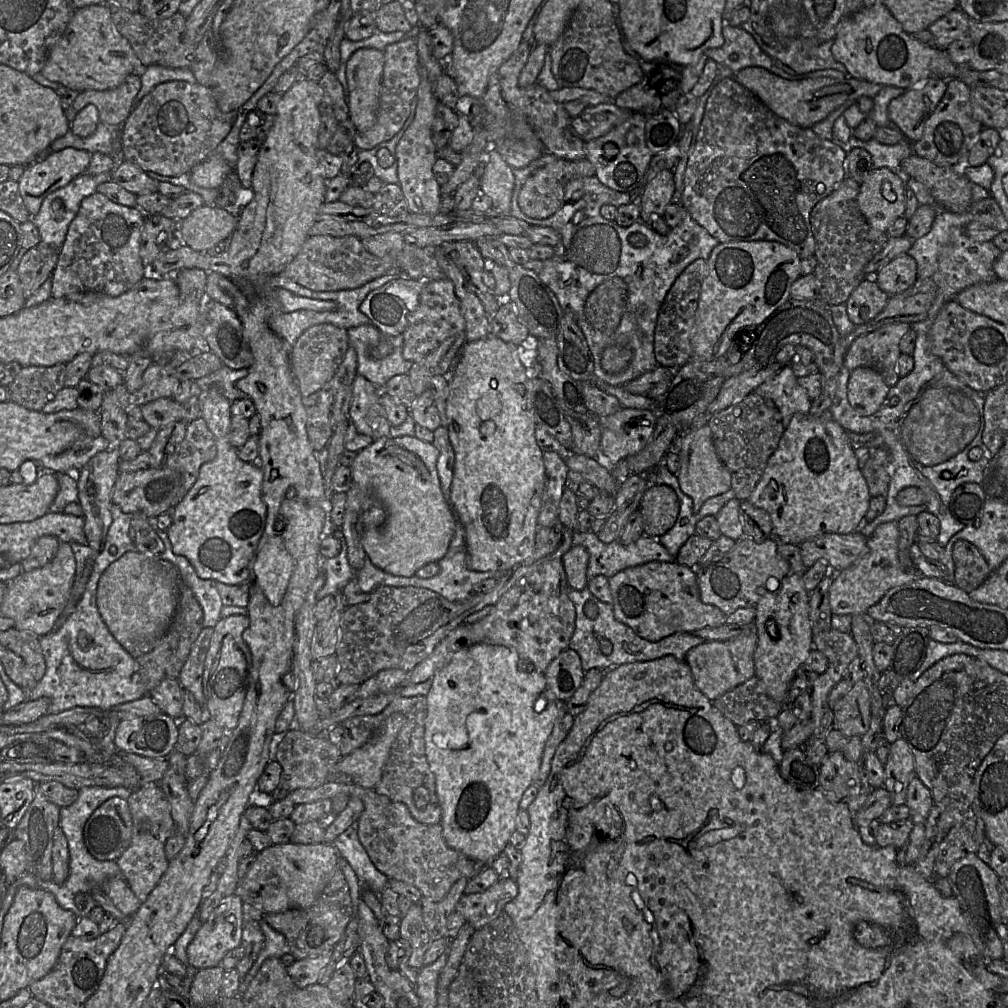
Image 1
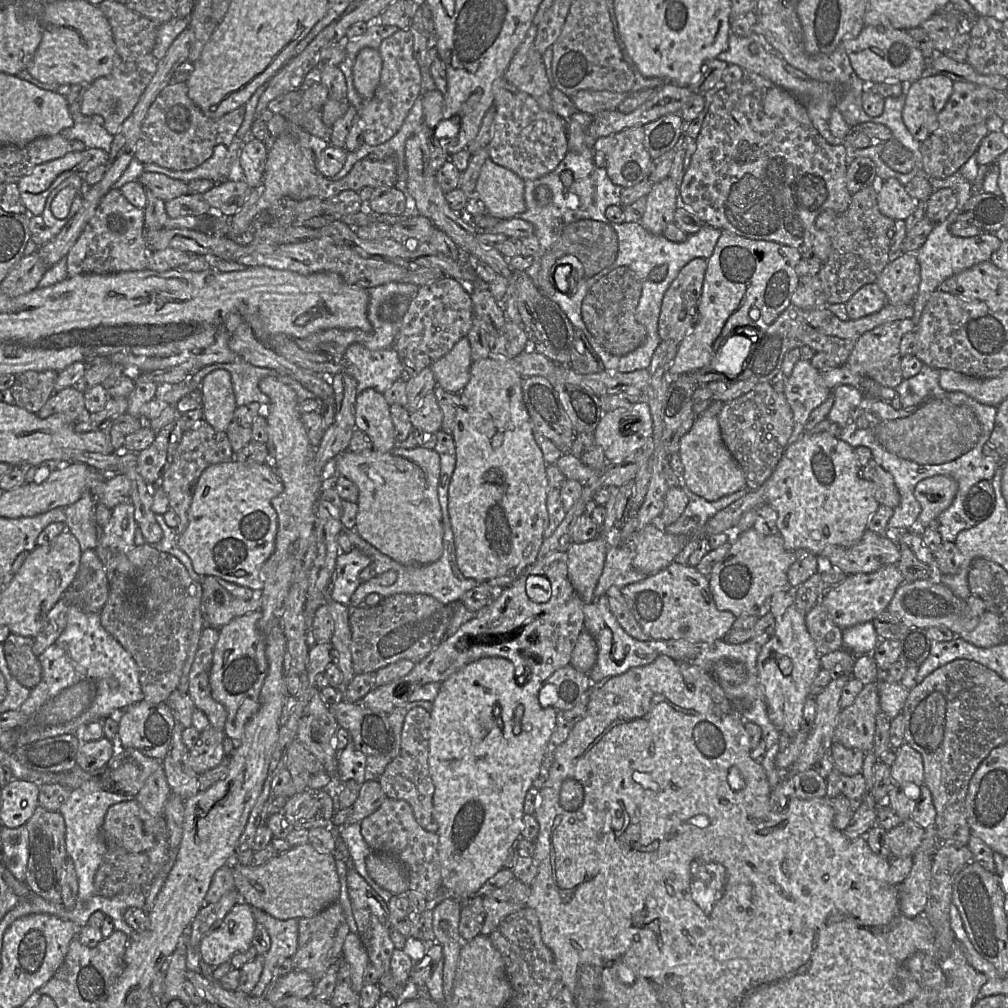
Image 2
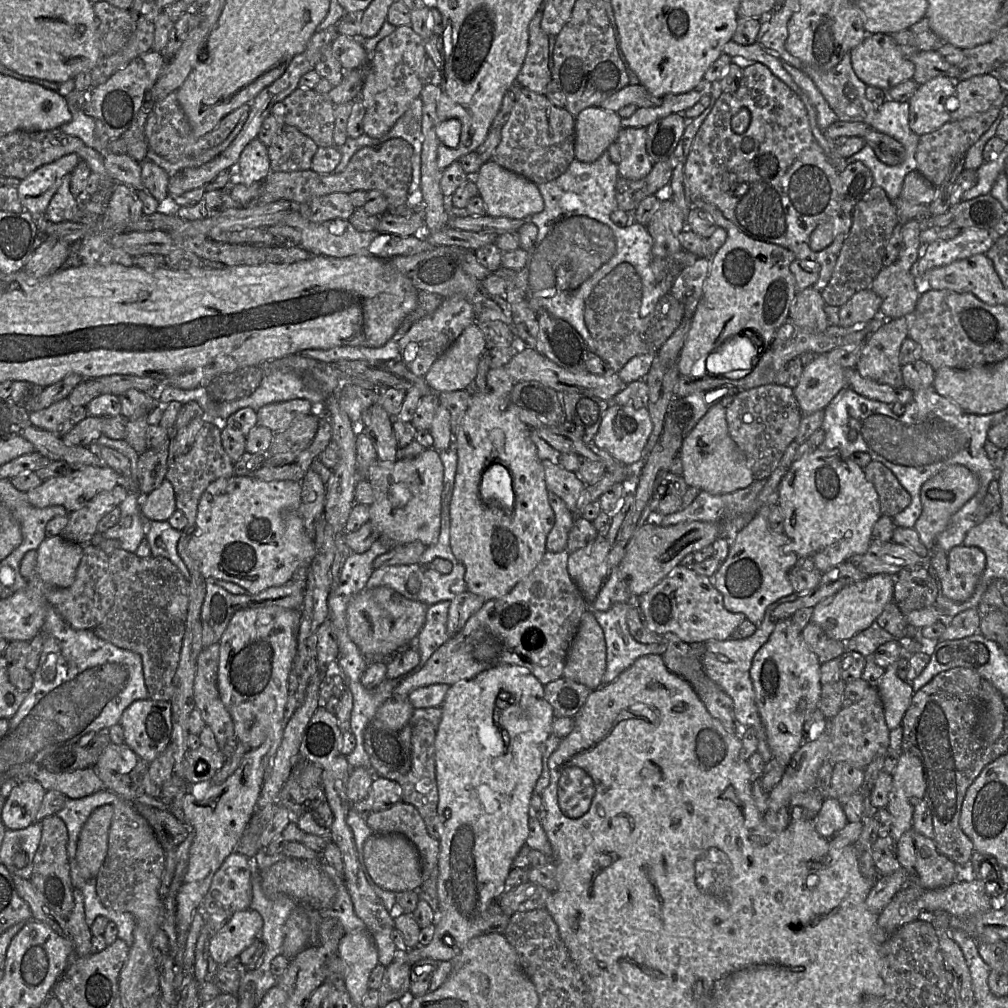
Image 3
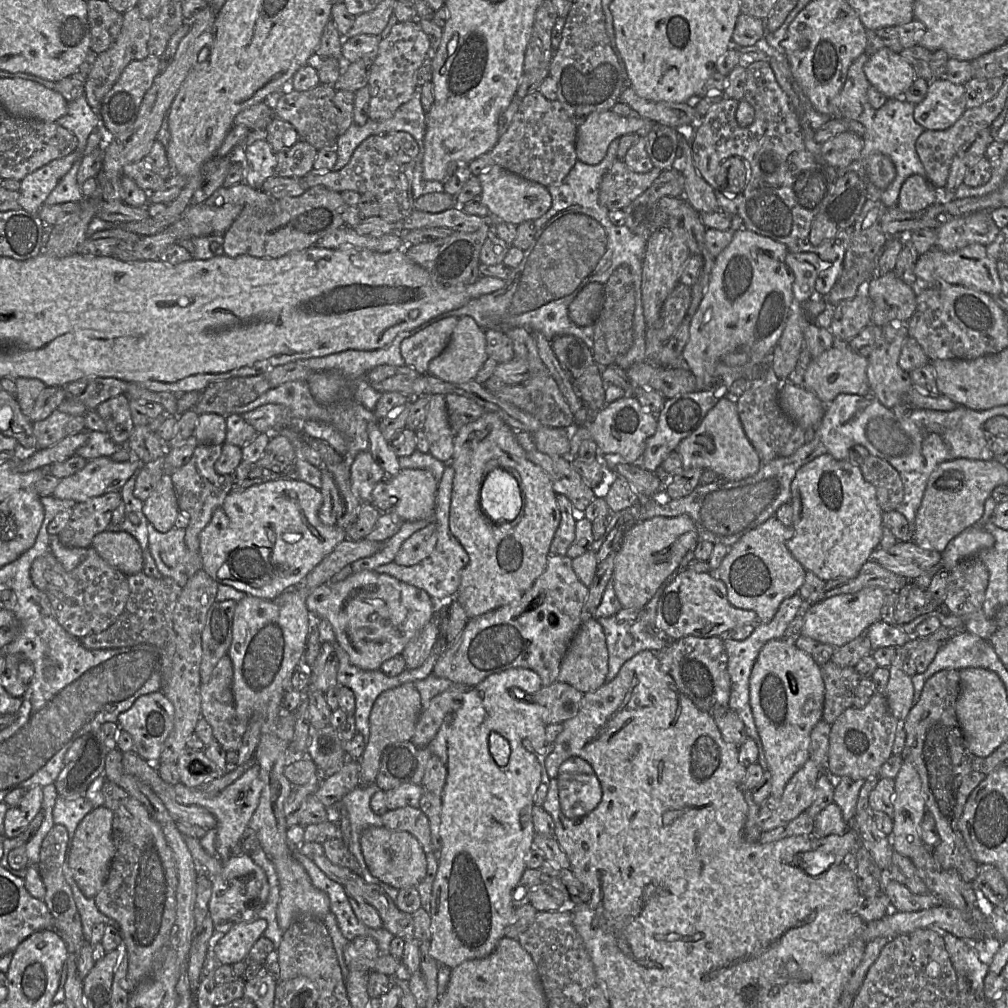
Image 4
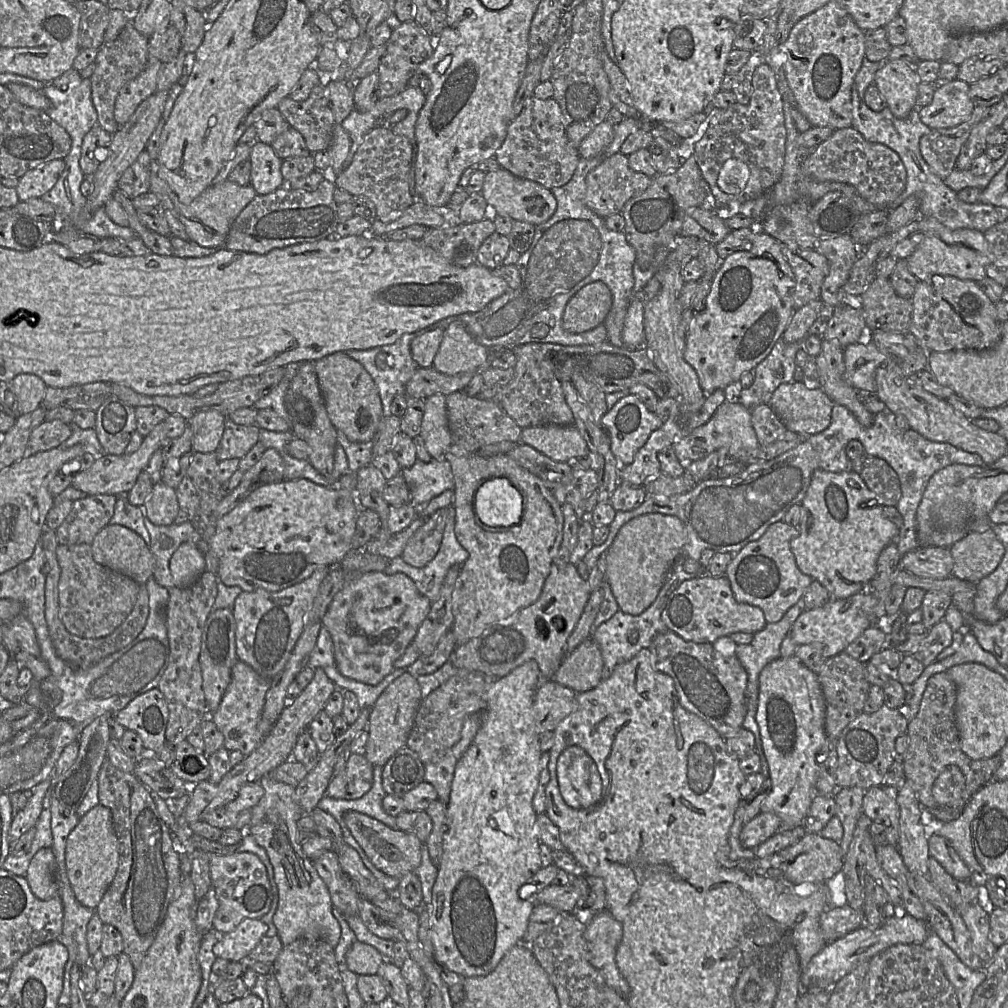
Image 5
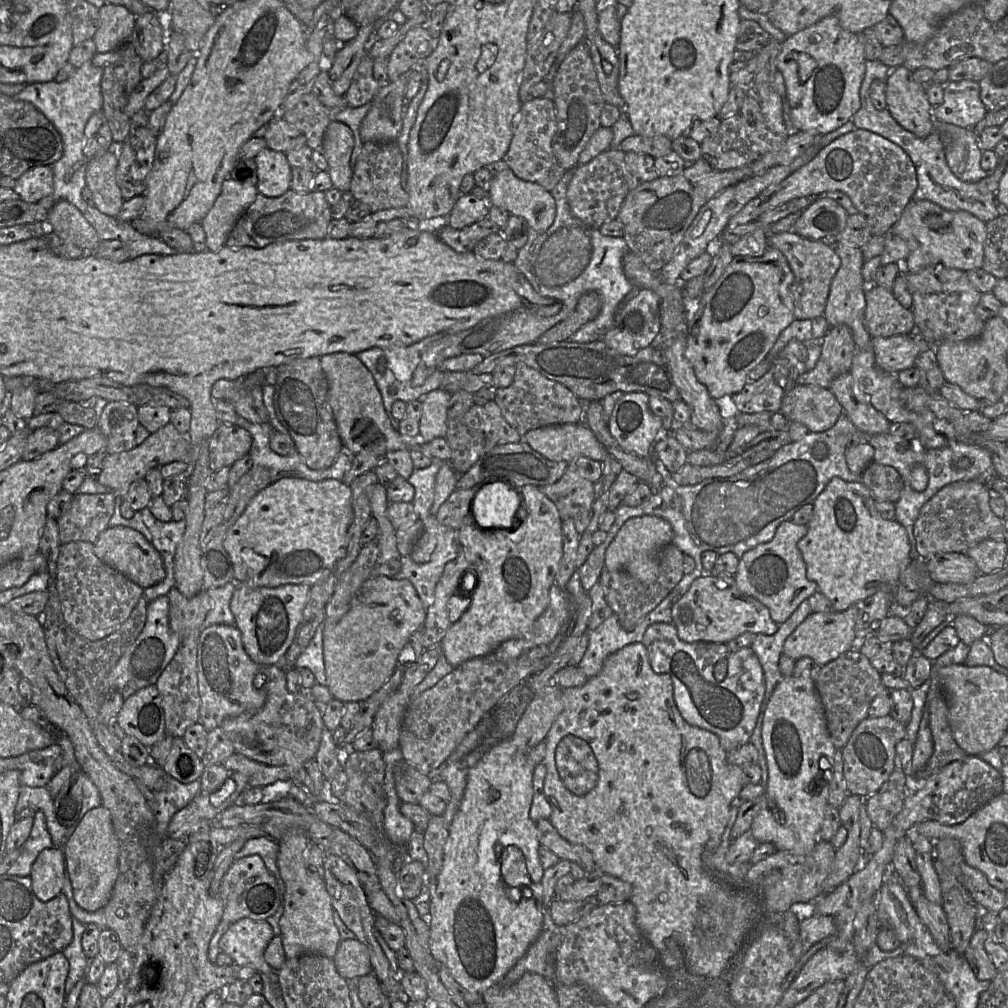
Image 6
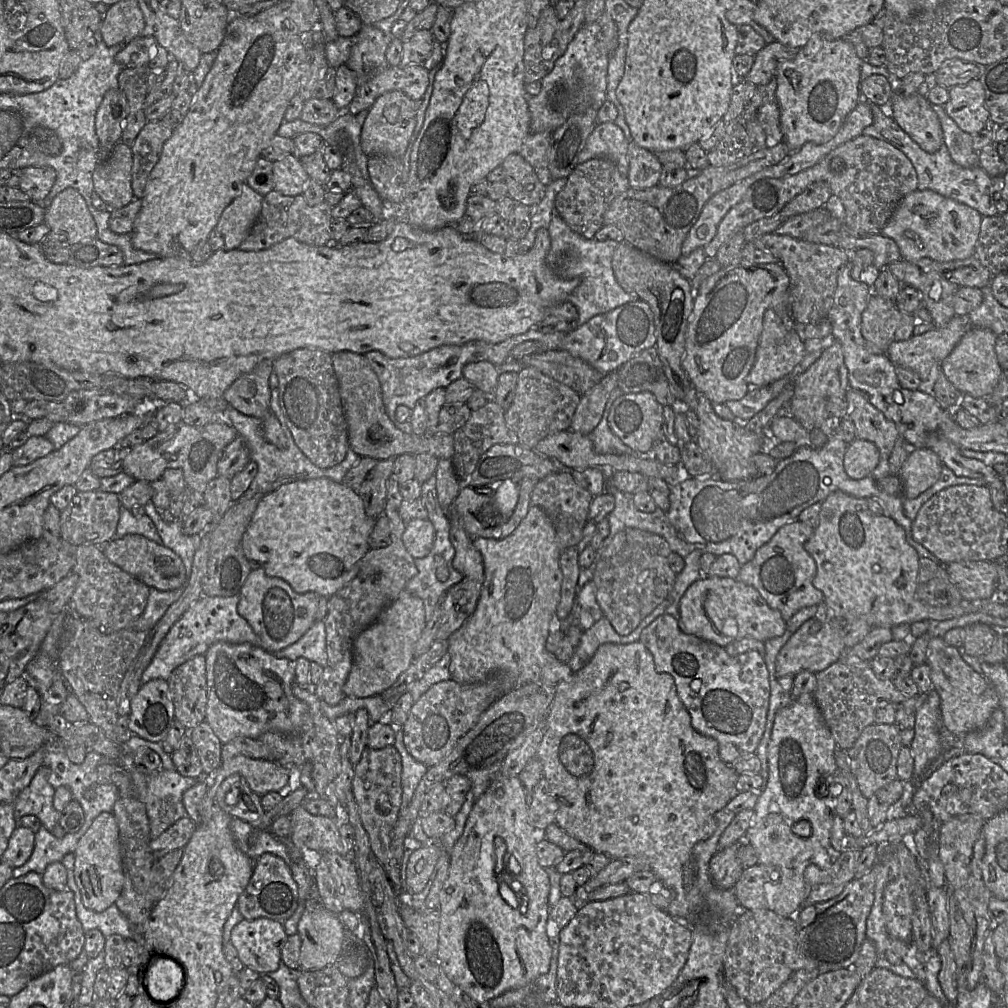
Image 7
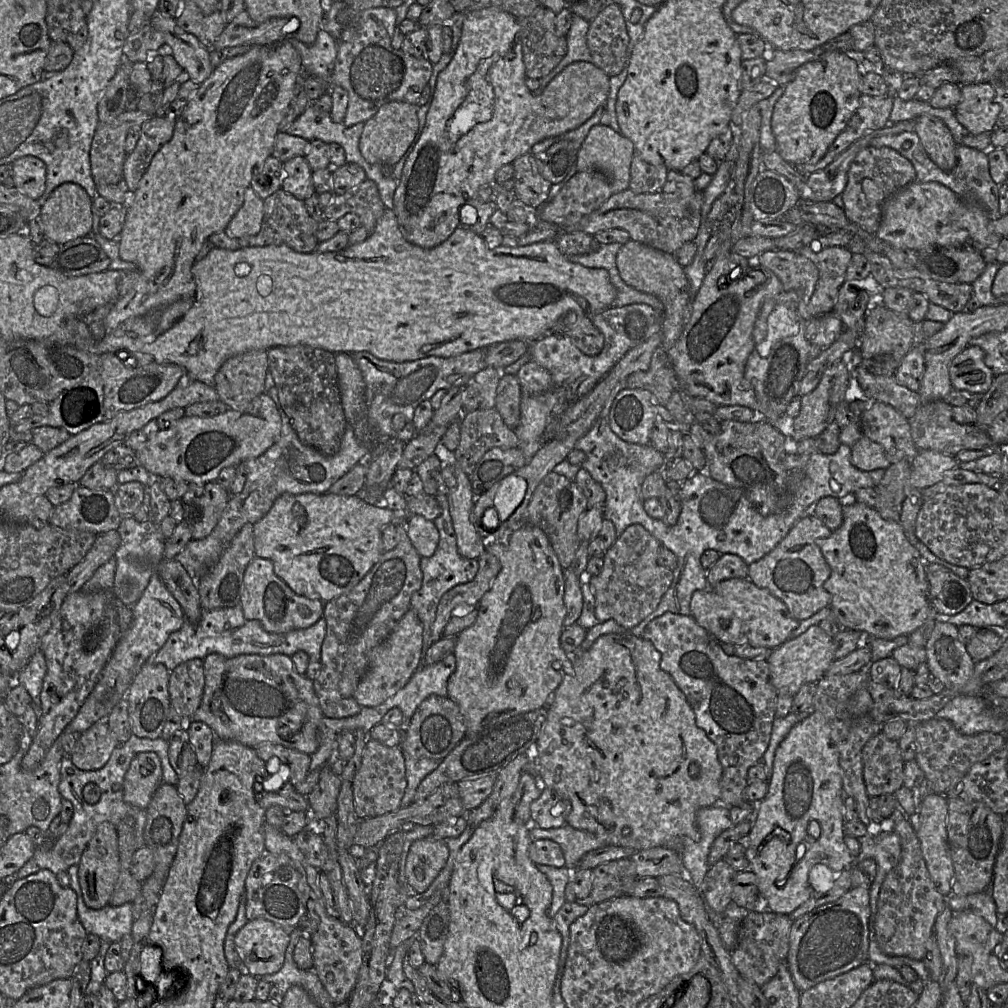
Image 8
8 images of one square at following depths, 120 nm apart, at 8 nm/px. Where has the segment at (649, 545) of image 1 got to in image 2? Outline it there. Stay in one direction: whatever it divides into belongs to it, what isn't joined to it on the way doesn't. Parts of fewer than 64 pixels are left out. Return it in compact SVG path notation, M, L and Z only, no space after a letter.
M636 534L633 539L623 541L618 545L608 546L603 571L594 590L594 600L605 595L612 586L621 589L647 577L634 568L635 554Z

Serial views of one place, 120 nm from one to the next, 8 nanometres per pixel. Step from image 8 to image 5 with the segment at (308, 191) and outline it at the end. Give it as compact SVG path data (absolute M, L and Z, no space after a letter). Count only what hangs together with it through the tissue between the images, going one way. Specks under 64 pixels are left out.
M256 140L251 144L249 156L251 162L250 185L258 195L265 195L285 185L281 173L282 159L271 144Z

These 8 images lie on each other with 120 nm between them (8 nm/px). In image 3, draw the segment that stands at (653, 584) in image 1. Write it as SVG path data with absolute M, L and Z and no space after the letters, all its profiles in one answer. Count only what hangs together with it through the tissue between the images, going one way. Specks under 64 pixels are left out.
M680 564L636 599L637 606L652 631L658 634L673 633L688 644L730 639L733 631L746 619L742 613L725 609L723 596L715 588L713 577L699 575L692 568Z

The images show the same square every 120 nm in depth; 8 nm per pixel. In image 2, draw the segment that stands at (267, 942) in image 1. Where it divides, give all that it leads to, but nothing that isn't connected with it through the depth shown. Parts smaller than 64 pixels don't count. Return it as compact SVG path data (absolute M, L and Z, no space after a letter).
M252 907L257 923L262 924L270 936L270 948L264 955L263 969L258 983L252 991L253 997L263 997L275 977L277 963L291 958L298 948L298 924L300 918L277 919L265 911Z

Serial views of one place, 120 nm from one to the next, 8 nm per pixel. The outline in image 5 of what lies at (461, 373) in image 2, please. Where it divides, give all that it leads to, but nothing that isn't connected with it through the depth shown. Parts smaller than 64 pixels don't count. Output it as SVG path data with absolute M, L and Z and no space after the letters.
M453 321L445 329L438 352L433 360L433 368L446 375L462 372L481 371L489 366L489 349L479 343L467 332L461 321Z

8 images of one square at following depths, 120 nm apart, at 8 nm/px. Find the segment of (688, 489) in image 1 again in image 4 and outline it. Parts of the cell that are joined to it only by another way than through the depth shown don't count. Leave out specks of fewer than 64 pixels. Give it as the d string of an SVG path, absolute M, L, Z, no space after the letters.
M721 399L705 416L700 426L677 446L684 470L711 470L720 479L740 481L755 475L761 466L758 454L745 435L737 406L729 399Z

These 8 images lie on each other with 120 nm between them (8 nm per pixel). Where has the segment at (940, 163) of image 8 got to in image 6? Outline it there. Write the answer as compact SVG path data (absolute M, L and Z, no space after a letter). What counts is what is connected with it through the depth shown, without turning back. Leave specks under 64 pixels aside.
M903 65L892 68L885 82L887 109L892 117L917 137L929 136L934 130L934 107L927 99L926 85L917 82Z

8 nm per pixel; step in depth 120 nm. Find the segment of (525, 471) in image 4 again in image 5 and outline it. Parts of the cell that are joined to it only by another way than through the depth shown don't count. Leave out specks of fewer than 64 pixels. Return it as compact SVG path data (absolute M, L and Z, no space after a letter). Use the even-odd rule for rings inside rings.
M451 444L444 455L454 476L455 535L460 545L468 552L468 559L461 565L459 576L452 592L454 622L452 632L456 646L478 637L489 626L506 619L534 603L541 595L545 579L550 573L553 559L559 550L563 535L563 514L552 490L534 474L520 466L507 454L483 456L470 453L457 444ZM505 477L523 497L520 519L509 526L488 526L483 524L474 511L474 496L479 485L486 479Z

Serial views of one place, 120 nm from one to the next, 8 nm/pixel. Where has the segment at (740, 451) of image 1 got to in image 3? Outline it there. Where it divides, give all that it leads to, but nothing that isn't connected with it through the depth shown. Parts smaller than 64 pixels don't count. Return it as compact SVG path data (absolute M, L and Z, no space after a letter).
M774 383L739 392L726 408L726 422L732 440L746 457L754 480L766 480L778 467L787 447L795 440L802 413L793 389Z

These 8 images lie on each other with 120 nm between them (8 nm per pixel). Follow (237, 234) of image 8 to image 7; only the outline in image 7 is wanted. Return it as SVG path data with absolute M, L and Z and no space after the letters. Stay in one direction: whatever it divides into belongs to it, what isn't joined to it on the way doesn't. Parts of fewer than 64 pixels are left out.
M243 184L239 195L224 209L215 230L224 239L224 249L237 249L247 238L262 207L263 196Z

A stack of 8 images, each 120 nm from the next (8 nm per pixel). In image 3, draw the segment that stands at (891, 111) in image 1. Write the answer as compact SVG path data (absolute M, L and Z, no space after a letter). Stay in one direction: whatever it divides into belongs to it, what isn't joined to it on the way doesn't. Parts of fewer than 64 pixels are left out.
M939 75L918 86L908 101L909 126L914 133L922 136L951 121L949 108L956 93L957 81Z

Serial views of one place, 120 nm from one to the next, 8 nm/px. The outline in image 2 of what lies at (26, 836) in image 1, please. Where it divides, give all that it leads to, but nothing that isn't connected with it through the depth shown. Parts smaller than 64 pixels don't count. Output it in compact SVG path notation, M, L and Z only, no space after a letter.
M38 806L25 827L29 834L29 858L25 883L33 894L51 903L62 903L62 872L68 858L64 819L60 812L50 812Z

